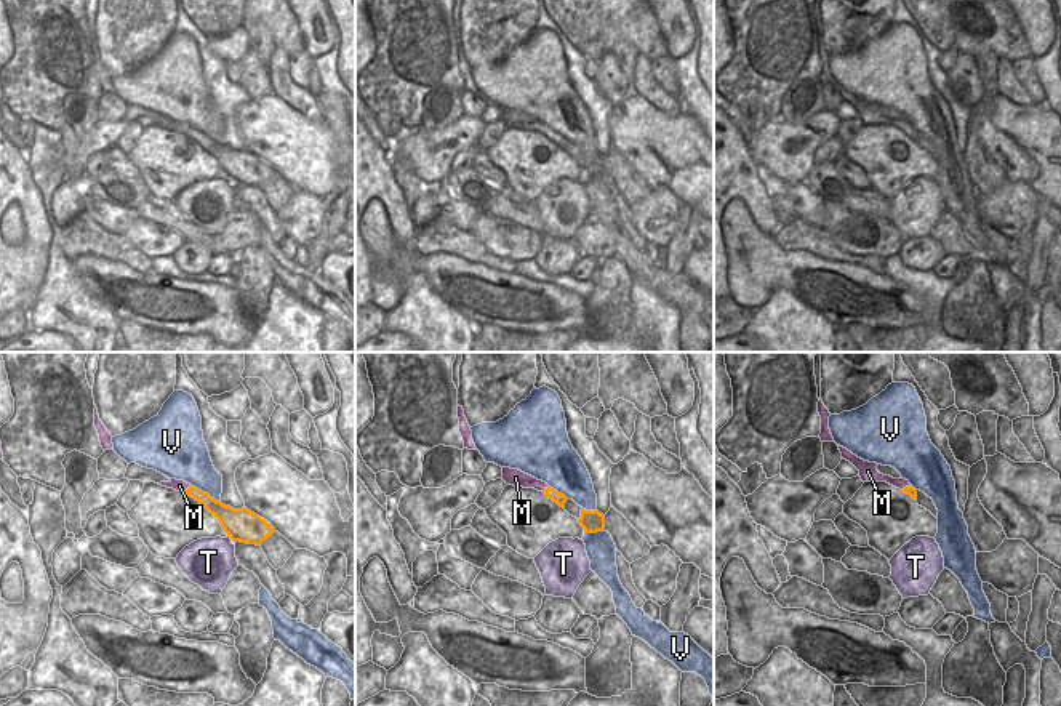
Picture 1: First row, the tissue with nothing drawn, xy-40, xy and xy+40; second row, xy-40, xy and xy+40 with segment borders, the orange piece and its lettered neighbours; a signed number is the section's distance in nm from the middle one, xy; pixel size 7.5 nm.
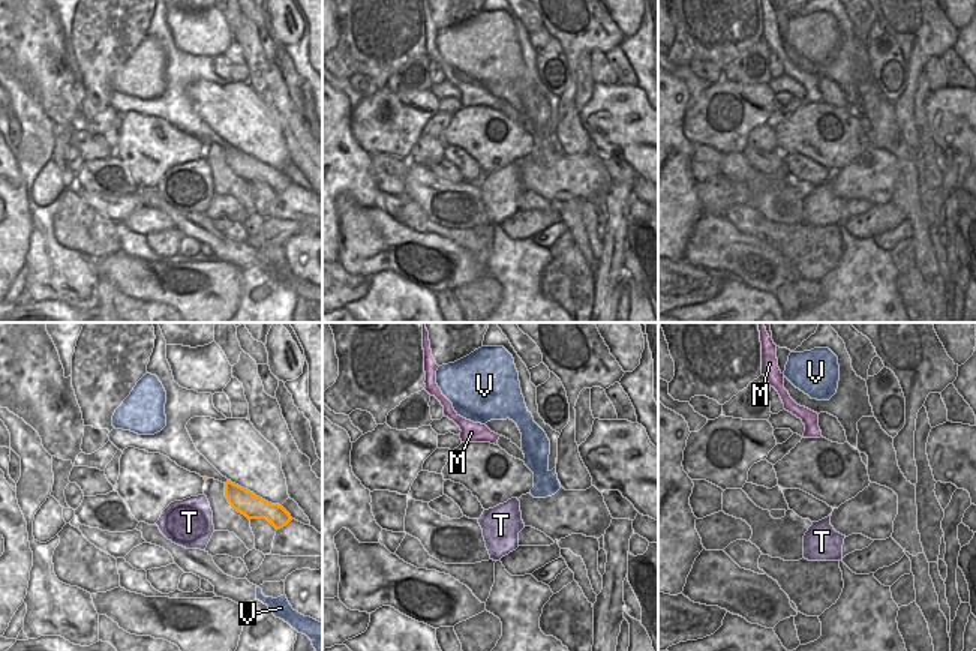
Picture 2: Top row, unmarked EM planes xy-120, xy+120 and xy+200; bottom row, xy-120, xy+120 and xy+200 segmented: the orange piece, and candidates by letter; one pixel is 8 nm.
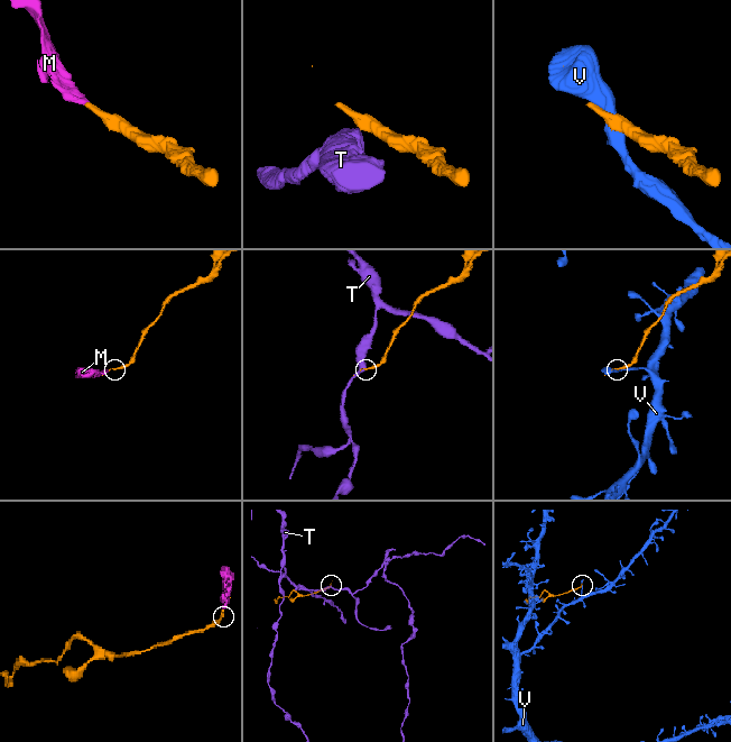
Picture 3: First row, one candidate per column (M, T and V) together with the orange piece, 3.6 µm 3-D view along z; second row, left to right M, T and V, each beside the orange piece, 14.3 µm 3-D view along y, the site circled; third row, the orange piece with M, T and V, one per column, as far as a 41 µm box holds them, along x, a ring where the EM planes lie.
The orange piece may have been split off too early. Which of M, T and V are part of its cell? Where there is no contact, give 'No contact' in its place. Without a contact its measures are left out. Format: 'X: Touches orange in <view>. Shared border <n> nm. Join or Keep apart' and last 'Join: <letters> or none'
M: Touches orange in xy-40. Shared border 80 nm. Keep apart
T: Touches orange in xy-40. Shared border 70 nm. Keep apart
V: Touches orange in xy-40. Shared border 240 nm. Keep apart
Join: none

